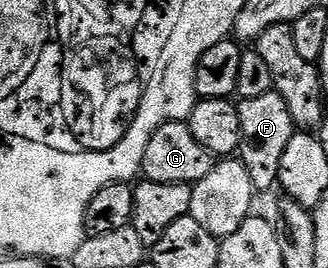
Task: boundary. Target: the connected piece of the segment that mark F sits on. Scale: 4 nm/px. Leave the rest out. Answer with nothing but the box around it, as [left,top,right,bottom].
[237,91,296,192]

